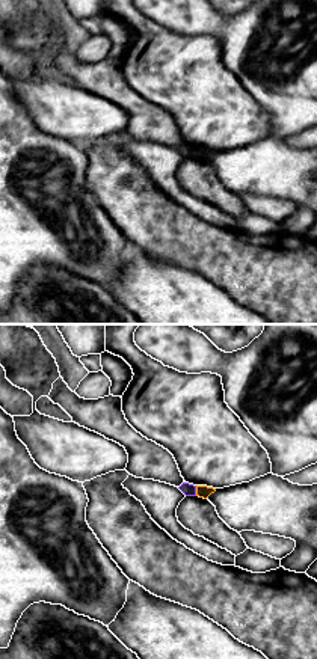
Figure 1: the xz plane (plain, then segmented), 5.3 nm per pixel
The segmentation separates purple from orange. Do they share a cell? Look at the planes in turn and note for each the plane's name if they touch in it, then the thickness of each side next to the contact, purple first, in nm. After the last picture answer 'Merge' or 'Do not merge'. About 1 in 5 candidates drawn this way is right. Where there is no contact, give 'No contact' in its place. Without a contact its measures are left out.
Touches purple in xz. Thickness 70 nm (purple) against 70 nm

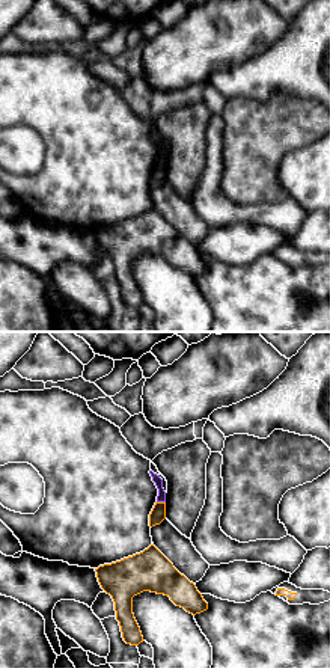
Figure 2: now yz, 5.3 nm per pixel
Touches purple in yz. Thickness 50 nm (purple) against 80 nm

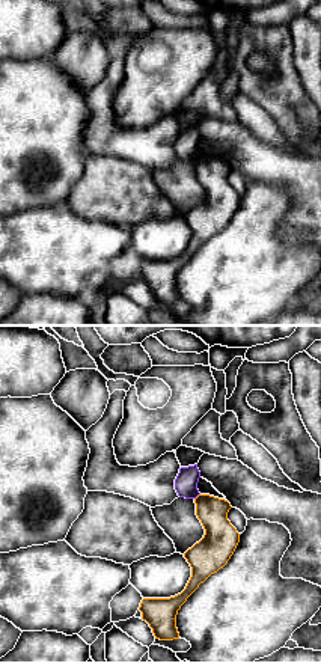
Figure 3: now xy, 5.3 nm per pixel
Touches purple in xy. Thickness 130 nm (purple) against 170 nm

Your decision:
Do not merge

